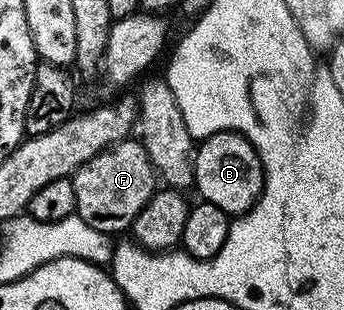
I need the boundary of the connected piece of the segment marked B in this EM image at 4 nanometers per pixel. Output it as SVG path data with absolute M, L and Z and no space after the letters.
M216 132L212 136L205 136L199 141L194 152L194 167L196 169L195 191L200 191L201 201L218 206L229 214L243 214L255 204L264 189L264 167L254 150L254 146L244 136L237 132Z

